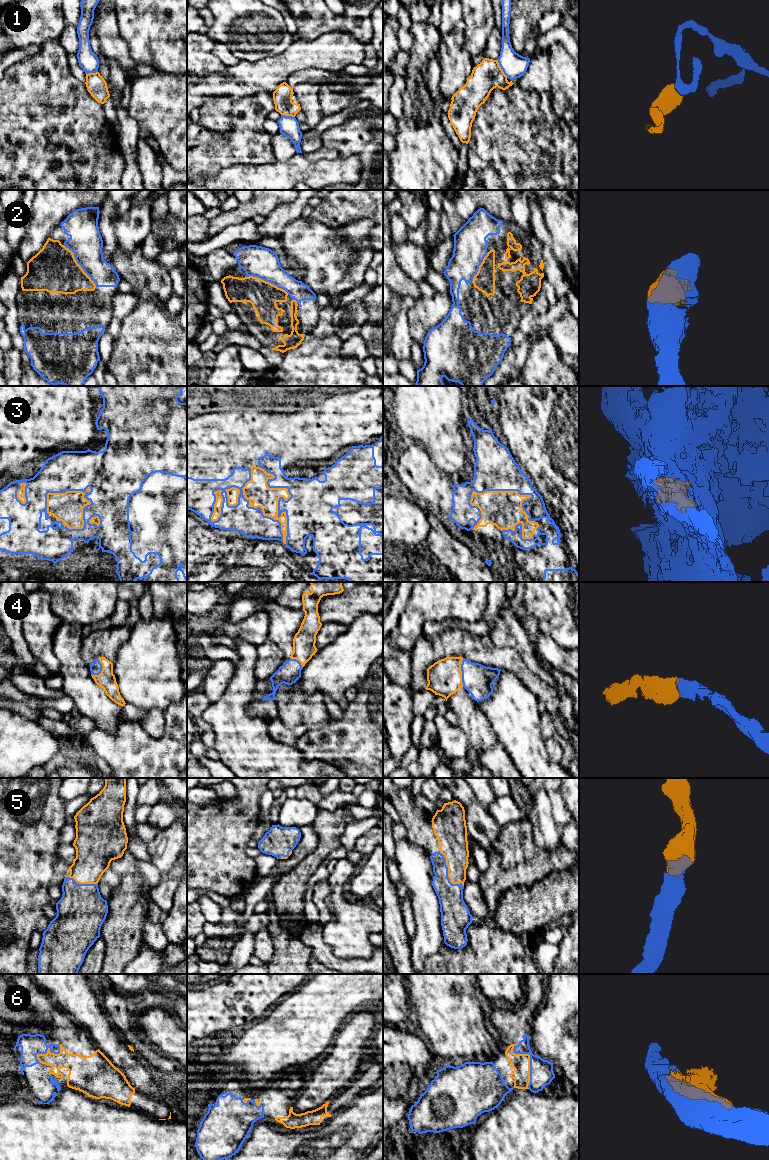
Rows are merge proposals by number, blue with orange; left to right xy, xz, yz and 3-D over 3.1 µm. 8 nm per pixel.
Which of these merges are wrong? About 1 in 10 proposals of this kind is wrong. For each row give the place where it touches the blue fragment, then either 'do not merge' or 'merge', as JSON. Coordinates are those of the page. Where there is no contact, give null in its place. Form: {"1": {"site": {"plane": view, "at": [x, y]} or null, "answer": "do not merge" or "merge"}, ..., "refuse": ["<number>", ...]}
{"1": {"site": {"plane": "yz", "at": [501, 68]}, "answer": "do not merge"}, "2": {"site": {"plane": "xy", "at": [79, 264]}, "answer": "merge"}, "3": {"site": {"plane": "xz", "at": [262, 514]}, "answer": "merge"}, "4": {"site": {"plane": "yz", "at": [462, 672]}, "answer": "merge"}, "5": {"site": {"plane": "yz", "at": [447, 872]}, "answer": "merge"}, "6": {"site": {"plane": "yz", "at": [530, 1060]}, "answer": "merge"}, "refuse": ["1"]}

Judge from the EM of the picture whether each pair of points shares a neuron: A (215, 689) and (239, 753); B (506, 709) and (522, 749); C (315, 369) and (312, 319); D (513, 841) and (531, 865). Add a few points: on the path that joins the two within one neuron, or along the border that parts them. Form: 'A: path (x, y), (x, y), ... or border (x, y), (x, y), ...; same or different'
A: border (231, 678), (222, 695), (211, 704); different
B: path (515, 719), (522, 739); same
C: border (304, 339), (296, 347), (287, 349), (284, 352); different
D: path (515, 847), (526, 859); same

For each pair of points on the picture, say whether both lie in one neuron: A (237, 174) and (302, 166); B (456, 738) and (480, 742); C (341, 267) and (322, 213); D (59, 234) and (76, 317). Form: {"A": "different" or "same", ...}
{"A": "same", "B": "different", "C": "different", "D": "same"}

